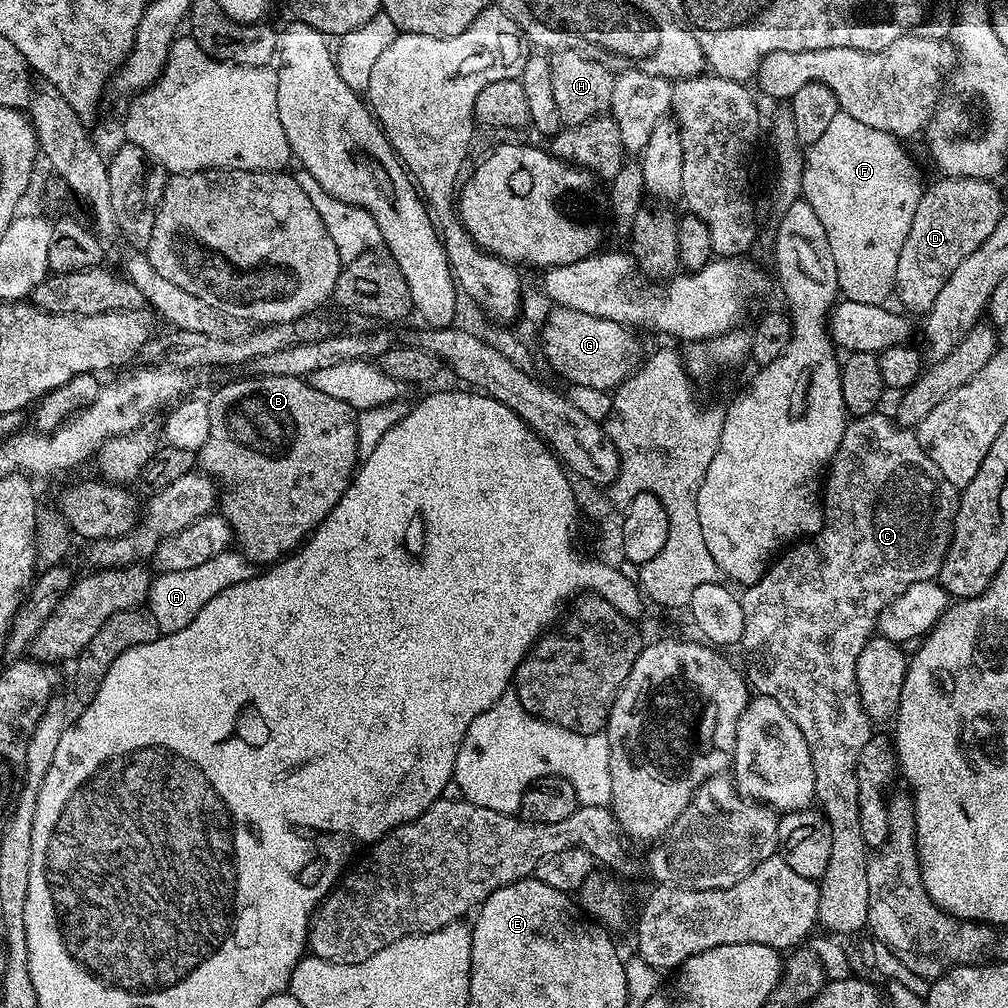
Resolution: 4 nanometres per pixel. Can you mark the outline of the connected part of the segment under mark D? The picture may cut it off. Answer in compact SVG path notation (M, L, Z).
M965 176L939 179L923 189L917 213L898 257L895 291L898 296L900 294L899 307L909 308L904 309L909 313L927 314L942 286L946 286L946 278L958 270L958 262L962 262L966 254L974 254L974 250L994 234L994 226L998 226L1006 214L1000 192L991 179L975 180Z

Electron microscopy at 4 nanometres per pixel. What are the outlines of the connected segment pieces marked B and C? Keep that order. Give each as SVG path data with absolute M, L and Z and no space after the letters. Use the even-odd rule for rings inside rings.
M257 375L256 380L236 380L233 384L224 384L208 400L210 410L210 434L206 442L200 447L198 453L198 468L205 476L211 476L222 489L222 495L218 500L218 508L224 517L224 521L232 527L232 538L235 547L247 560L251 560L256 566L271 566L289 556L299 549L300 545L316 531L316 527L324 521L334 510L334 506L346 494L352 477L358 467L358 430L356 429L357 411L346 406L346 402L338 402L338 398L330 398L314 386L307 379L299 376L262 376Z
M880 415L855 417L851 421L852 425L849 428L847 425L841 431L838 450L832 455L832 463L827 465L826 479L822 484L824 527L819 529L815 536L801 539L795 546L789 547L769 567L762 579L757 584L747 585L743 589L744 594L742 593L739 597L742 613L745 614L745 629L742 631L740 644L742 649L744 648L745 658L748 659L746 679L759 695L774 698L774 702L778 702L778 706L782 706L782 710L786 710L786 714L790 714L790 718L800 727L806 742L810 746L810 754L814 762L814 778L816 779L815 803L820 804L818 806L819 811L828 821L830 834L833 838L829 864L825 868L824 875L818 880L820 901L816 915L819 927L821 929L824 927L823 931L828 934L856 932L859 928L863 929L868 923L868 911L870 910L870 886L866 886L866 870L868 869L870 849L866 846L866 842L862 842L862 825L858 819L858 754L862 750L862 746L866 746L868 739L874 735L874 722L866 714L858 694L858 682L856 681L858 654L862 654L862 646L866 646L866 642L877 631L876 620L890 601L898 598L898 594L902 594L902 590L914 586L914 582L926 582L927 580L936 580L939 577L948 543L952 541L952 520L956 517L958 503L958 490L953 484L946 482L946 478L942 478L942 470L938 470L938 466L934 466L934 462L930 462L930 458L922 450L915 431L901 428L895 419L888 417L887 420L886 417Z

